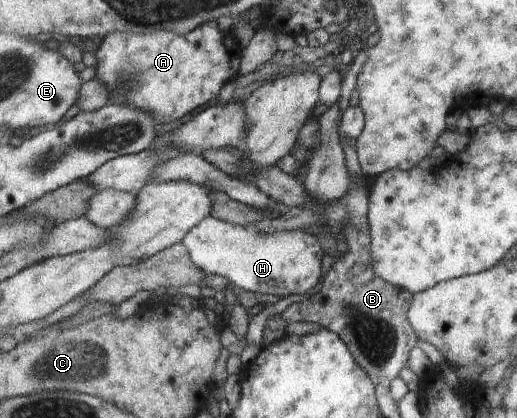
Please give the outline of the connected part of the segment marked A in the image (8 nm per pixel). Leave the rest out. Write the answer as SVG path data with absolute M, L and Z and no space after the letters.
M215 21L203 23L186 35L170 30L160 30L144 35L114 31L112 35L106 37L104 45L98 50L98 65L95 68L98 77L109 85L112 101L144 110L155 116L158 124L176 123L176 119L212 101L220 93L222 85L238 73L238 59L236 59L236 67L232 69L234 59L230 57L230 51L224 47L222 37L224 35Z

